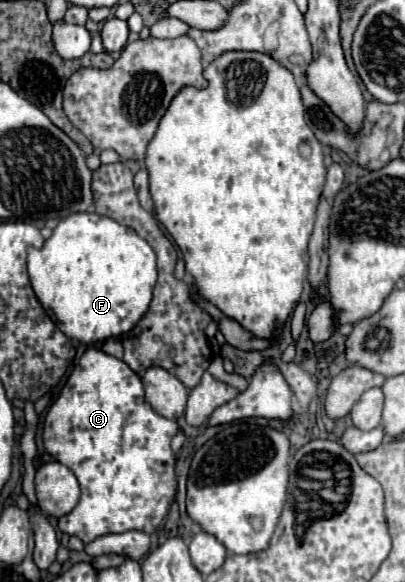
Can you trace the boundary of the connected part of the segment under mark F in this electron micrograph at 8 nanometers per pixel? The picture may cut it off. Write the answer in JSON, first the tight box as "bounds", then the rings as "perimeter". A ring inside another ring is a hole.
{"bounds":[28,212,156,344],"perimeter":[[[78,212],[60,220],[40,250],[28,252],[28,276],[36,298],[68,338],[84,344],[100,344],[108,338],[128,334],[146,314],[156,286],[156,254],[132,228],[94,212]]]}

